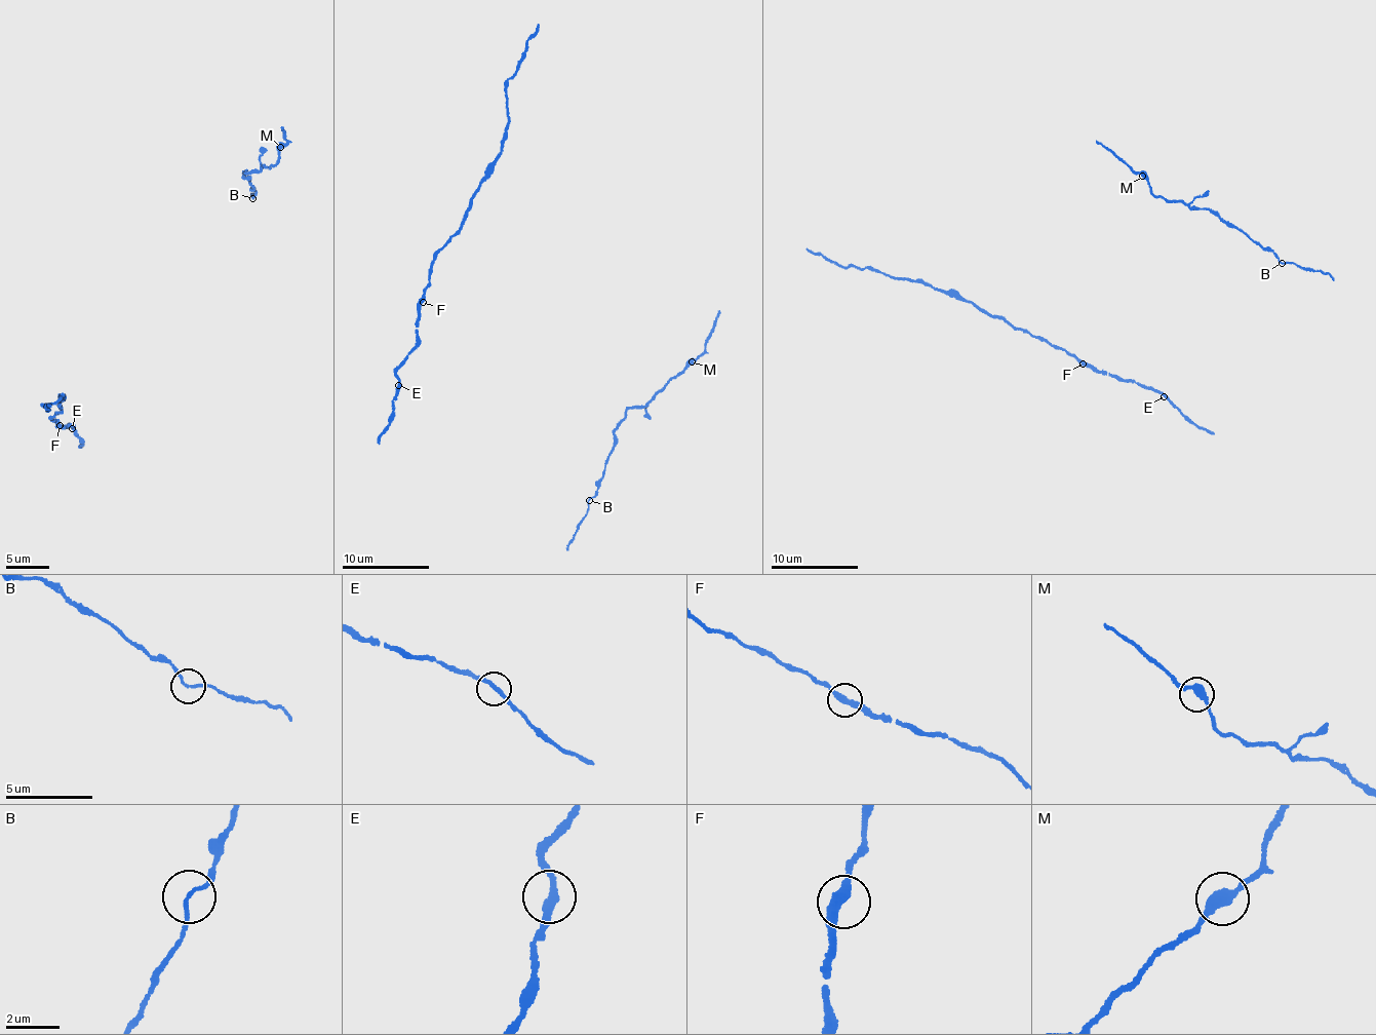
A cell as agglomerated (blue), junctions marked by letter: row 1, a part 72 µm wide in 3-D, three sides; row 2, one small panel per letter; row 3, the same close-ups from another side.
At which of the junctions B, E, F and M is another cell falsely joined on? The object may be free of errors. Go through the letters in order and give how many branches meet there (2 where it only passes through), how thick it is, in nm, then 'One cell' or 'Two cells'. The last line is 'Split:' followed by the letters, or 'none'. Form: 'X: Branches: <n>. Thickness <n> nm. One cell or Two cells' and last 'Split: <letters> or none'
B: Branches: 2. Thickness 130 nm. One cell
E: Branches: 2. Thickness 240 nm. One cell
F: Branches: 2. Thickness 340 nm. One cell
M: Branches: 2. Thickness 400 nm. One cell
Split: none

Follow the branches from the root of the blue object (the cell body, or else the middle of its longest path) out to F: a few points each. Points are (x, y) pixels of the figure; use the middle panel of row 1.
F: (400, 387), (397, 368), (416, 344), (418, 316), (423, 302)

